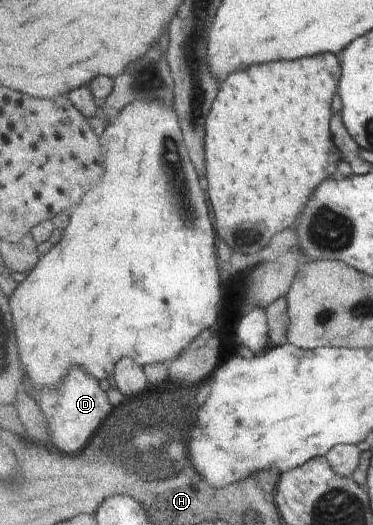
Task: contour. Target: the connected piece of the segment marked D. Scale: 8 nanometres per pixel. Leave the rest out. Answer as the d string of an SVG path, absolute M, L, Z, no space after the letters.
M72 369L57 391L39 391L31 384L24 385L23 389L27 390L43 409L48 420L48 430L59 452L72 455L81 452L91 442L103 420L107 420L107 416L113 412L108 392L84 369Z

